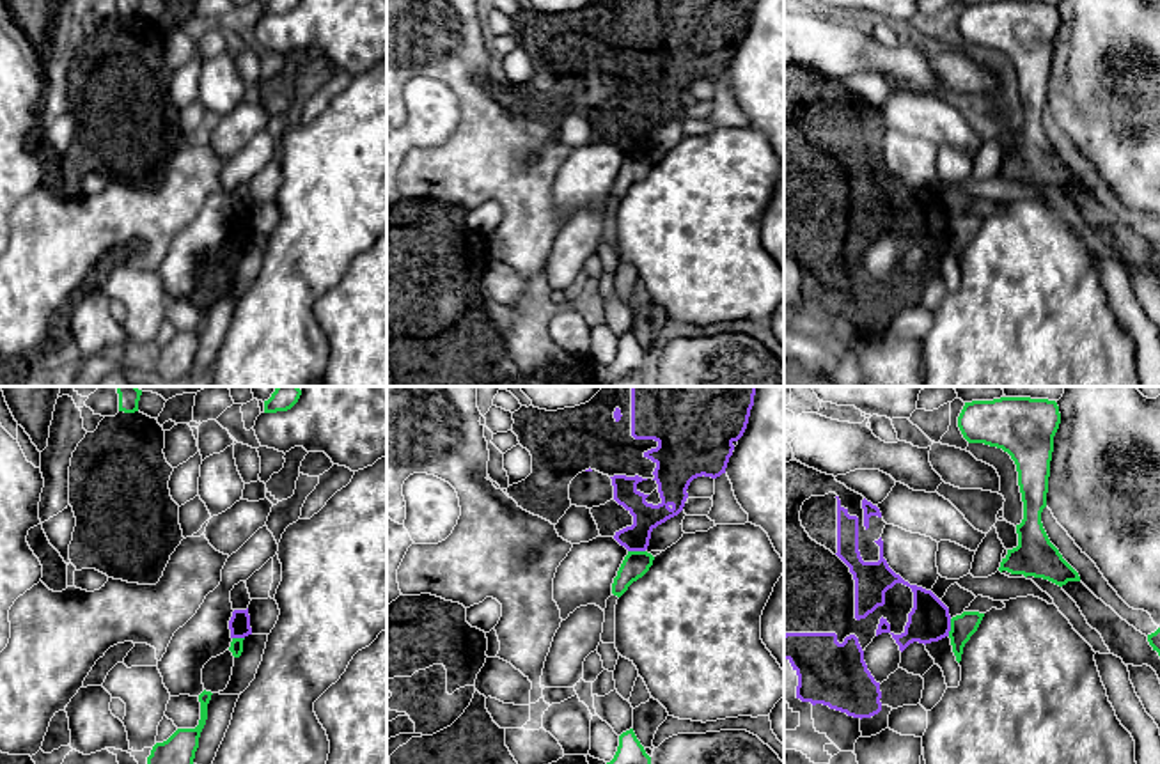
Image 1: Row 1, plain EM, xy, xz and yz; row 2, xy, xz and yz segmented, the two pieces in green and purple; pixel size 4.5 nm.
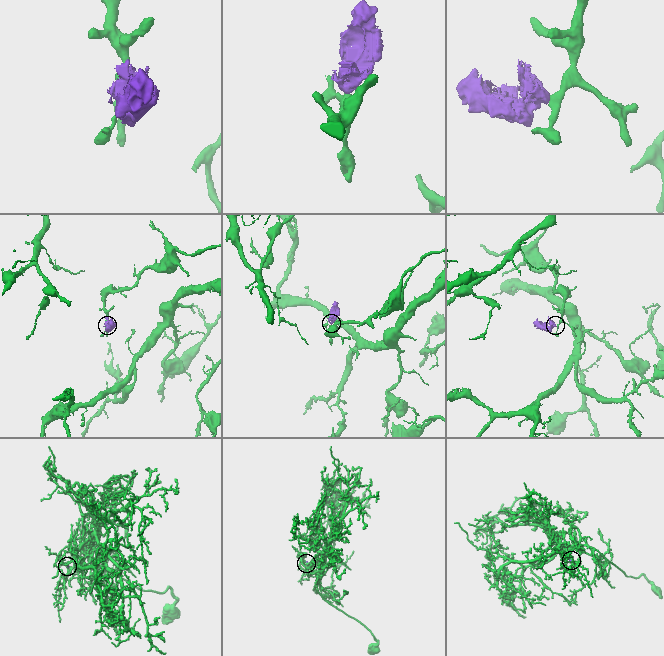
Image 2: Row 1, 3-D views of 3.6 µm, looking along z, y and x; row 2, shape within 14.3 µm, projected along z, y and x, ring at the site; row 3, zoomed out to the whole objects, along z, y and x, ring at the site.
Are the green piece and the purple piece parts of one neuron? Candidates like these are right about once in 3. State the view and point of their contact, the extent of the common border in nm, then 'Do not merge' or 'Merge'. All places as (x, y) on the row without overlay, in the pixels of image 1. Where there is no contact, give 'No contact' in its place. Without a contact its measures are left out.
Touches green at xz (637, 155). Shared border 80 nm. Do not merge

